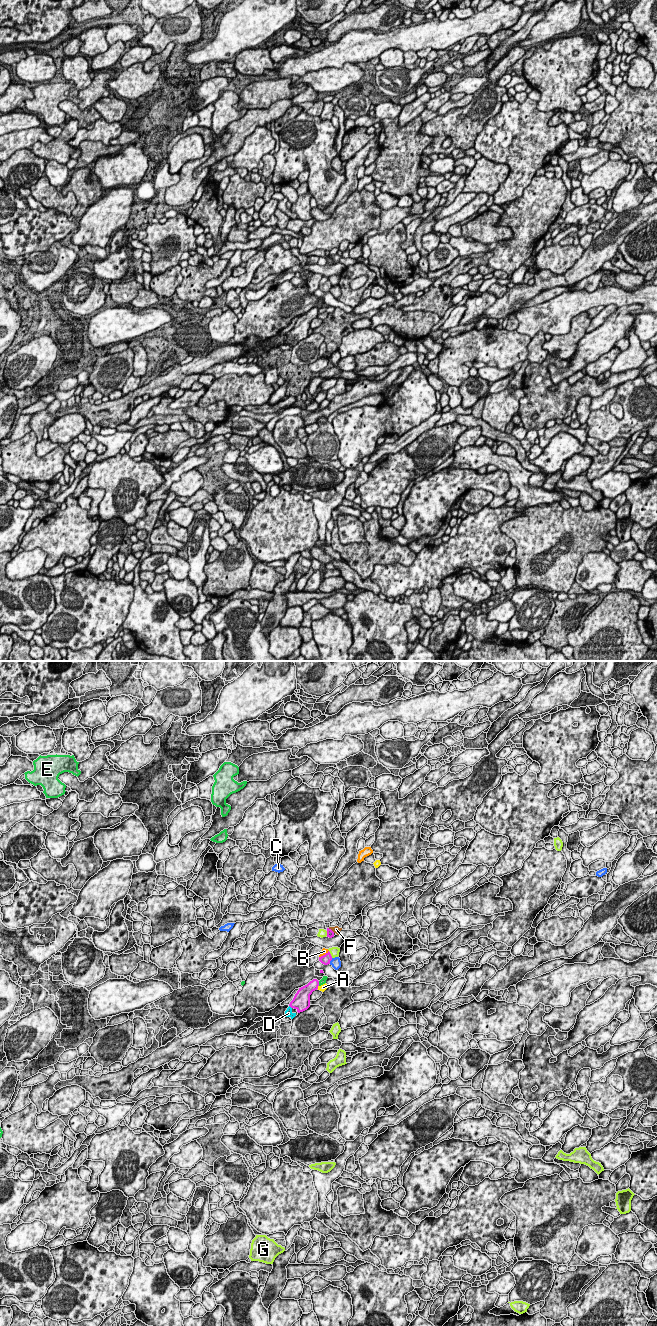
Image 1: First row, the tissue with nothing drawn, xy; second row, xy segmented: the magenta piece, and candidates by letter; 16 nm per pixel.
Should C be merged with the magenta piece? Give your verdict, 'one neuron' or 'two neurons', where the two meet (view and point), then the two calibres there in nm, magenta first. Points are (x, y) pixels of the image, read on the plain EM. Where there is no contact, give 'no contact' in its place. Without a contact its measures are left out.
two neurons | xy (330, 288) | 160/160 nm

